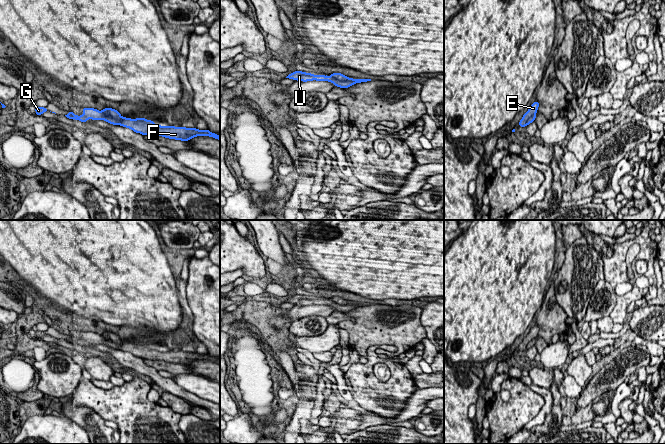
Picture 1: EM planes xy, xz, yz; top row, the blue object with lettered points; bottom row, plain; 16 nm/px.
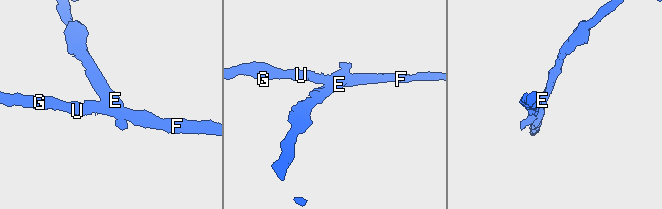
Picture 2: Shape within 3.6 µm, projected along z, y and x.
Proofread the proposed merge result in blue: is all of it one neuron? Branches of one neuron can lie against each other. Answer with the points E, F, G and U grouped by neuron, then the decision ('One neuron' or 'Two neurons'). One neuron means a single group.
Groups: E / F G U. Two neurons

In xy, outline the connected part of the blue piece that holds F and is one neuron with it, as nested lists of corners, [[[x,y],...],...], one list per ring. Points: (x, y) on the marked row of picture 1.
[[[83,108],[83,114],[81,116],[75,115],[72,111],[69,111],[69,113],[65,116],[69,119],[76,119],[85,123],[89,119],[104,120],[110,124],[120,125],[129,128],[136,133],[148,136],[162,136],[181,141],[188,141],[197,136],[209,136],[220,140],[220,135],[212,133],[208,129],[198,130],[197,128],[161,126],[145,118],[131,119],[123,117],[123,119],[119,121],[112,117],[108,117],[102,111],[94,108]]]

